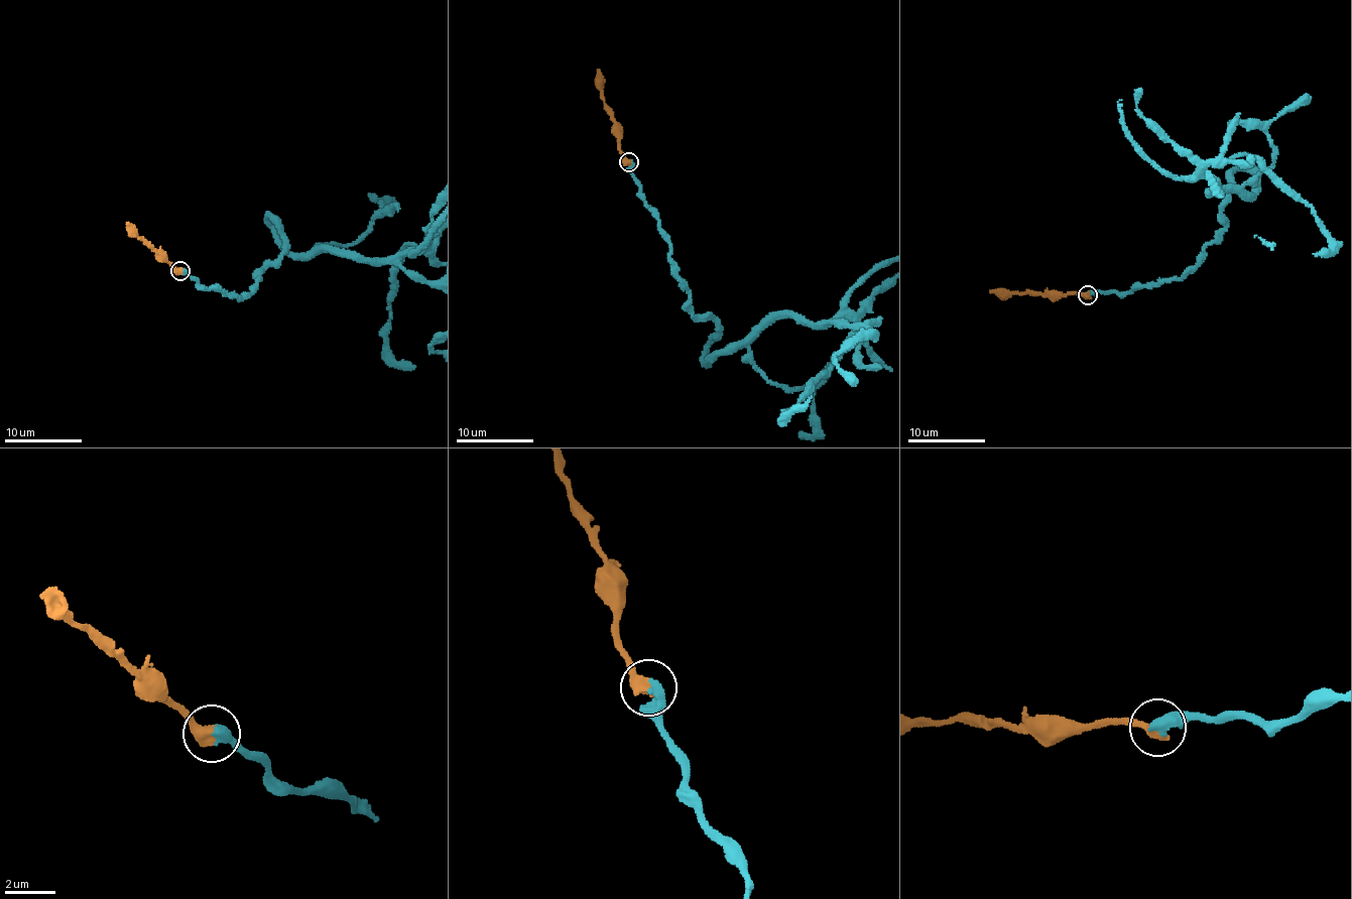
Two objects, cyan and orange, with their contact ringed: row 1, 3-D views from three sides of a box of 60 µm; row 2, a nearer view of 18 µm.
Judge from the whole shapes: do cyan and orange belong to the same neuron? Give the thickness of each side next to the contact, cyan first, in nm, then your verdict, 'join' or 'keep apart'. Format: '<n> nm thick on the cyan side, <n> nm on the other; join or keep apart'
480 nm thick on the cyan side, 500 nm on the other; join

